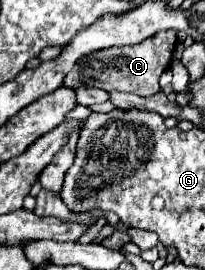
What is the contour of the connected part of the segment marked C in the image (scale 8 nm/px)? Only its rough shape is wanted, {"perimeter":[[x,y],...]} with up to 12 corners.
{"perimeter":[[177,32],[91,52],[63,86],[153,96]]}

